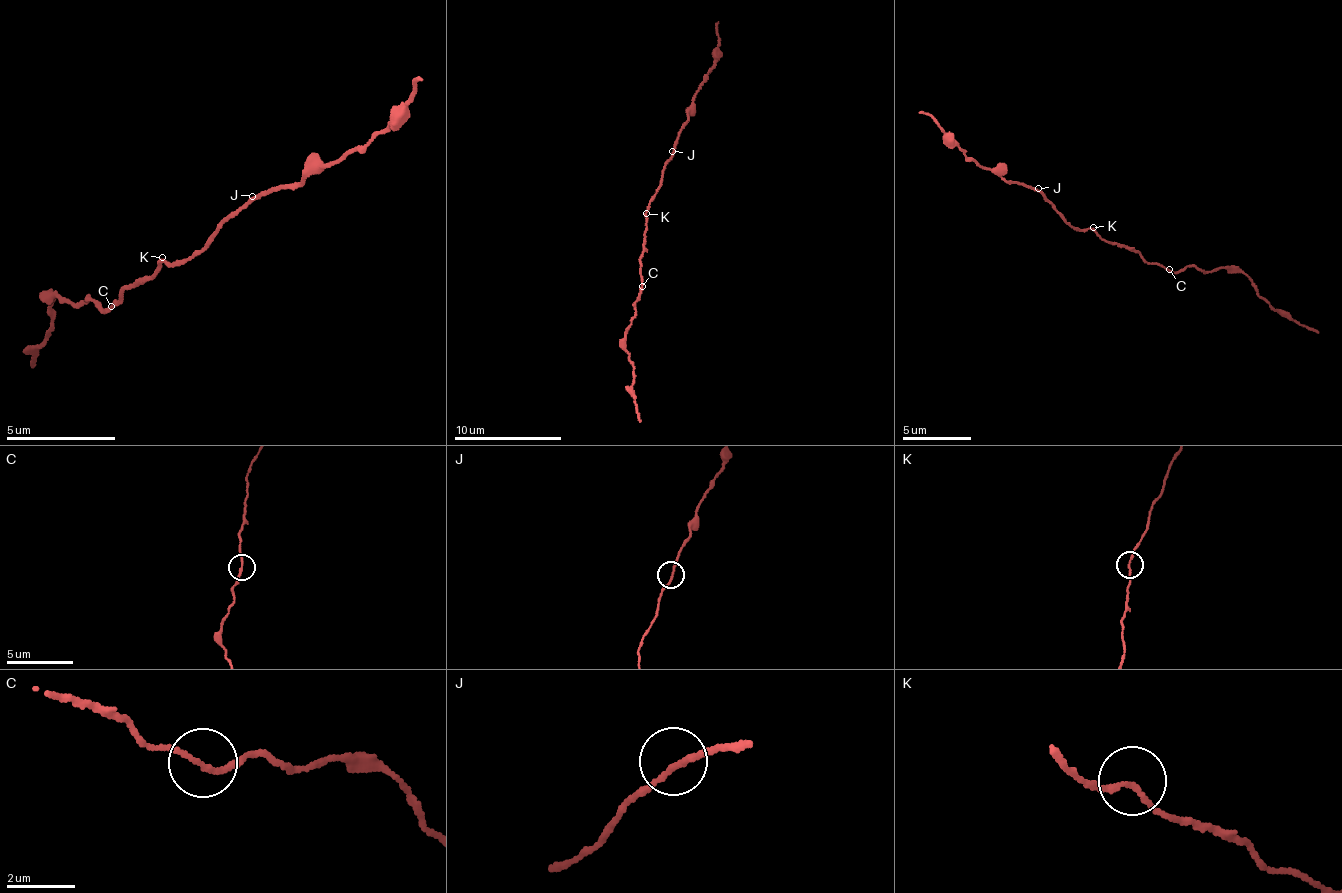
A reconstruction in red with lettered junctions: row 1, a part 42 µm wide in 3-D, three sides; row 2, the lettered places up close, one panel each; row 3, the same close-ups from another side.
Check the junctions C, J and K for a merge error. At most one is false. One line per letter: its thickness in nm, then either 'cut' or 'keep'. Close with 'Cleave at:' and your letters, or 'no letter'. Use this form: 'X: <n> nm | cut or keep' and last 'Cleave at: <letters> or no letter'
C: 160 nm | keep
J: 150 nm | keep
K: 140 nm | keep
Cleave at: no letter

